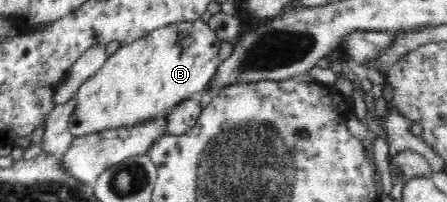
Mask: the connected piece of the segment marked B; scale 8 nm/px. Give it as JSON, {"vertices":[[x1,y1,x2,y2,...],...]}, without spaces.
{"vertices":[[201,19,159,27,136,42,119,47,103,67,76,93,69,131,75,137,115,127,133,127,144,120,166,116,185,98,207,89,219,66,221,41]]}

